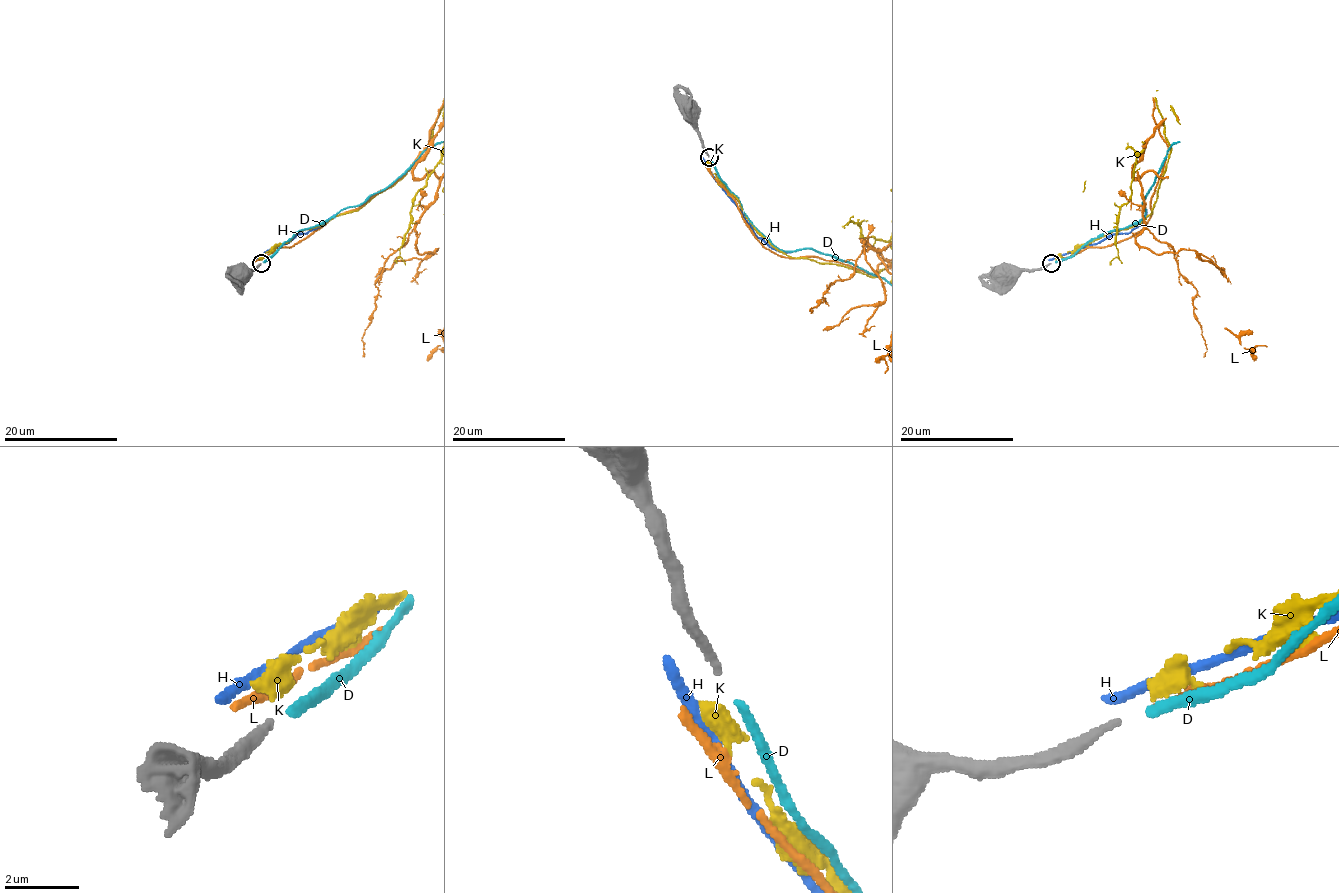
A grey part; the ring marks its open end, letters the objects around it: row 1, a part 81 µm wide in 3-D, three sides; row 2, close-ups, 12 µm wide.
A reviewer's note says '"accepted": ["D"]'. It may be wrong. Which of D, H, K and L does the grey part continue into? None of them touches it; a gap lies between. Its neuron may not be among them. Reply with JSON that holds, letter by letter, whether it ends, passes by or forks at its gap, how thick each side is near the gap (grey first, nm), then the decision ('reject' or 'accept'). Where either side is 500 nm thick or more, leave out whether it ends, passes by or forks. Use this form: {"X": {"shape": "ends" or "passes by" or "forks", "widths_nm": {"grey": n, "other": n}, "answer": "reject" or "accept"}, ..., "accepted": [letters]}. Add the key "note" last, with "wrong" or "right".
{"D": {"shape": "ends", "widths_nm": {"grey": 200, "other": 260}, "answer": "accept"}, "H": {"shape": "ends", "widths_nm": {"grey": 200, "other": 400}, "answer": "reject"}, "K": {"shape": "ends", "widths_nm": {"grey": 200, "other": 480}, "answer": "reject"}, "L": {"shape": "ends", "widths_nm": {"grey": 200, "other": 220}, "answer": "reject"}, "accepted": ["D"], "note": "right"}

